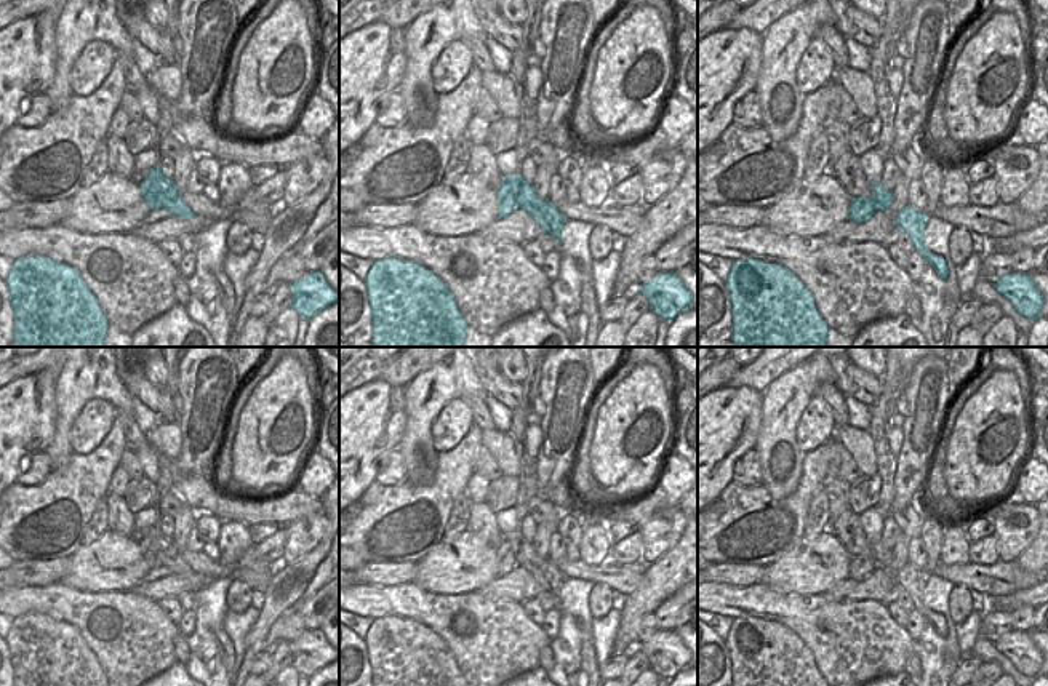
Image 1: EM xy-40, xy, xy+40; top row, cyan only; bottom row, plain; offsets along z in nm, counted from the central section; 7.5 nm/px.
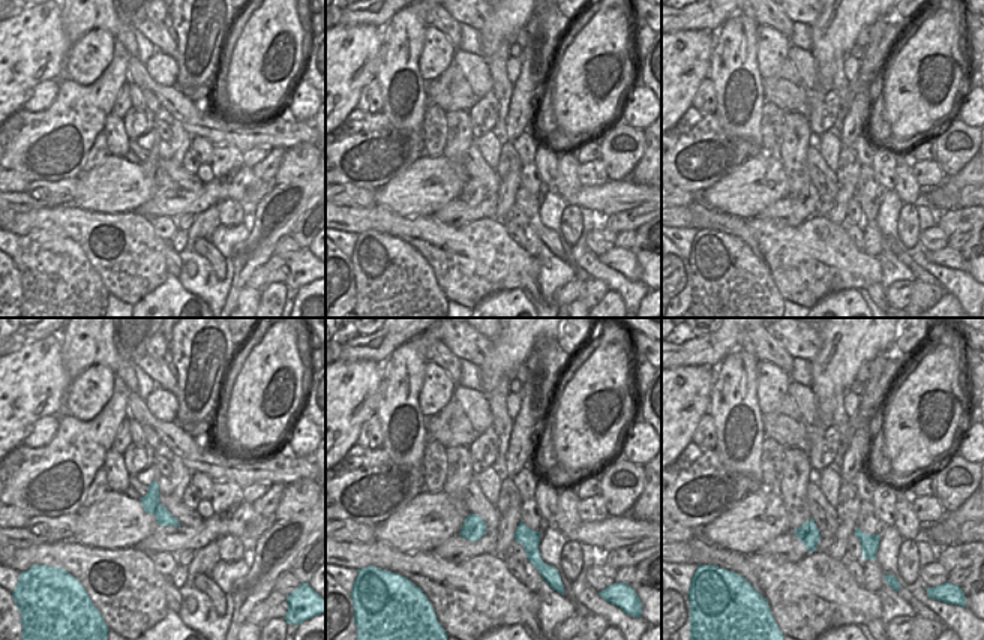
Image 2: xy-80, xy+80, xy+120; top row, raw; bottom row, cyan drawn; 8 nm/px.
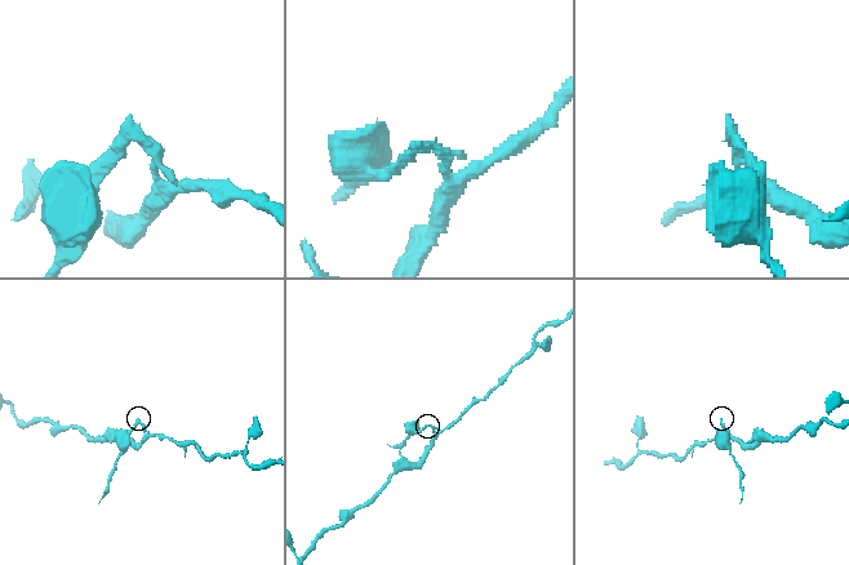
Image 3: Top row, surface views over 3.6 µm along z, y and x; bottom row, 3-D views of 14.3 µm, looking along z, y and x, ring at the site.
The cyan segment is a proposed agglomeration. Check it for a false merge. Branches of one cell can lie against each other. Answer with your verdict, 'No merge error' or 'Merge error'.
Merge error

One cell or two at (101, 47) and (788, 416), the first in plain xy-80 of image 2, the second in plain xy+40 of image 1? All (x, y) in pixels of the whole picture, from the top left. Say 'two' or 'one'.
two

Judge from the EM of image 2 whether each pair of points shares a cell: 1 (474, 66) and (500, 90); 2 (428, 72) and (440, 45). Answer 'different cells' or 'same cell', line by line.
1: different cells
2: same cell

